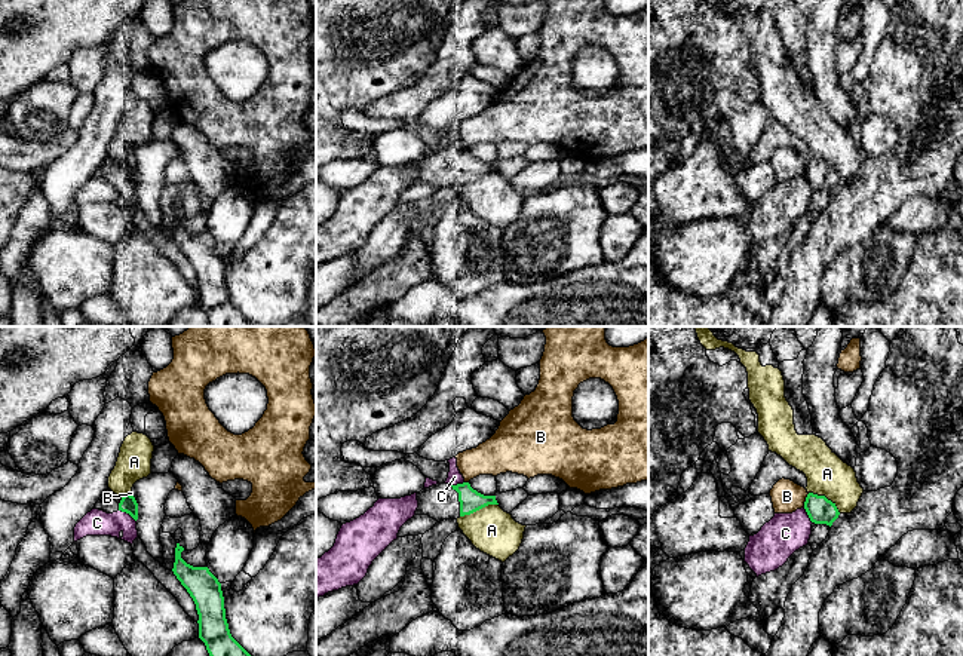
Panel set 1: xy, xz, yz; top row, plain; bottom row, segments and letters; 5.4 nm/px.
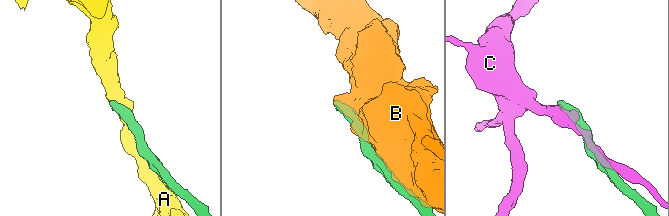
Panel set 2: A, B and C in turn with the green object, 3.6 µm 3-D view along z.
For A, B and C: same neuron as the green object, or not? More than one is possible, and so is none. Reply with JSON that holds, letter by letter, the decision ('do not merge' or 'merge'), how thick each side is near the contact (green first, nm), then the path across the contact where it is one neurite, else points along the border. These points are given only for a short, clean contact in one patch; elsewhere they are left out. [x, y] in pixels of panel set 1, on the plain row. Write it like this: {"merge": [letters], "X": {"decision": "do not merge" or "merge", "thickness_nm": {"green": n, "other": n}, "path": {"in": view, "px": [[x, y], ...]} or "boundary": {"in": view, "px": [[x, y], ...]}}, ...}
{"merge": [], "A": {"decision": "do not merge", "thickness_nm": {"green": 120, "other": 260}, "boundary": {"in": "xz", "px": [[497, 171], [488, 171], [460, 184]]}}, "B": {"decision": "do not merge", "thickness_nm": {"green": 140, "other": 170}}, "C": {"decision": "do not merge", "thickness_nm": {"green": 90, "other": 140}}}

